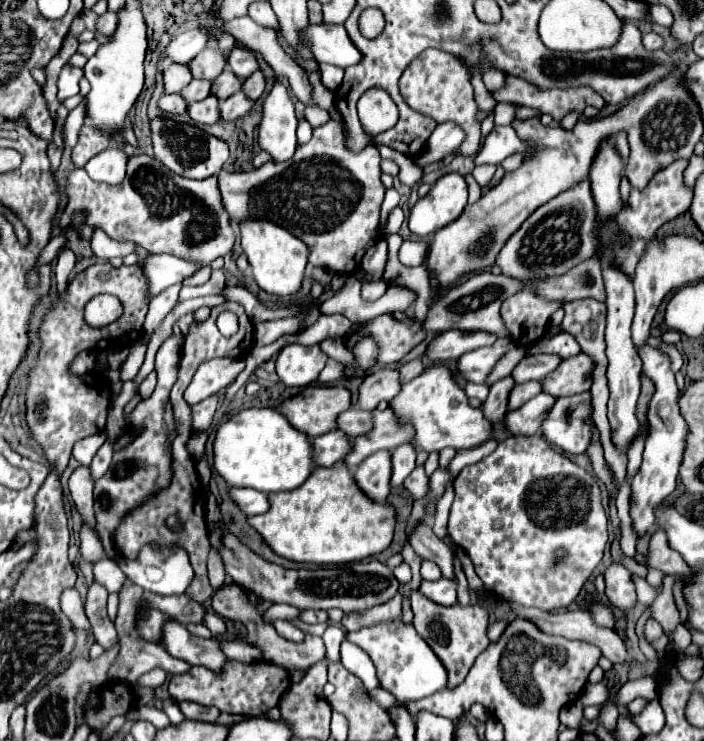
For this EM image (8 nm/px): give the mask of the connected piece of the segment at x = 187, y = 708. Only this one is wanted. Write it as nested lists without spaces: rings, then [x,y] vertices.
[[[182,701],[180,709],[184,713],[186,719],[194,719],[194,721],[216,721],[220,711],[216,707],[204,707],[192,701]]]

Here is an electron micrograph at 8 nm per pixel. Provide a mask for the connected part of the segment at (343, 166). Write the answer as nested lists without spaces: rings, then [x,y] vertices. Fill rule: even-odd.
[[[330,119],[328,123],[314,129],[312,139],[306,145],[298,145],[296,153],[286,163],[274,163],[268,161],[260,169],[252,171],[220,171],[218,173],[218,189],[222,207],[230,215],[230,223],[234,227],[240,225],[240,221],[248,219],[266,219],[270,223],[276,223],[302,239],[310,249],[310,263],[314,267],[322,267],[328,271],[336,271],[340,275],[352,275],[366,253],[368,247],[380,239],[380,205],[386,193],[386,187],[380,181],[382,169],[380,169],[380,153],[374,141],[370,141],[364,151],[352,153],[344,149],[344,133],[338,121]]]

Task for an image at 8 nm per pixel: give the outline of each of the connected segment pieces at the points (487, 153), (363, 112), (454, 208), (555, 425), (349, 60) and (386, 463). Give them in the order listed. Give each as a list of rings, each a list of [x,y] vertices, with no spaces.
[[[510,125],[495,127],[484,140],[480,153],[475,156],[474,163],[476,166],[483,164],[500,165],[506,157],[514,153],[522,153],[528,157],[534,147],[528,145],[528,141],[522,141],[516,131]]]
[[[370,89],[358,100],[357,111],[363,130],[371,137],[392,128],[399,112],[394,101],[382,89]]]
[[[460,173],[442,175],[426,197],[418,199],[412,207],[408,225],[412,233],[428,237],[430,233],[446,227],[464,211],[468,199],[468,183]]]
[[[590,393],[560,397],[542,421],[542,437],[564,453],[580,455],[590,445]]]
[[[310,25],[306,39],[318,63],[332,63],[346,69],[362,61],[362,53],[342,25]]]
[[[388,451],[374,453],[372,457],[364,459],[354,473],[356,485],[362,489],[362,493],[368,493],[372,501],[384,501],[390,495],[390,457],[392,455]]]

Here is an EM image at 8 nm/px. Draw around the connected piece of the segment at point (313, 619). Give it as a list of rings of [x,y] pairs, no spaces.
[[[300,611],[300,619],[304,623],[322,623],[328,621],[328,615],[326,611]]]

